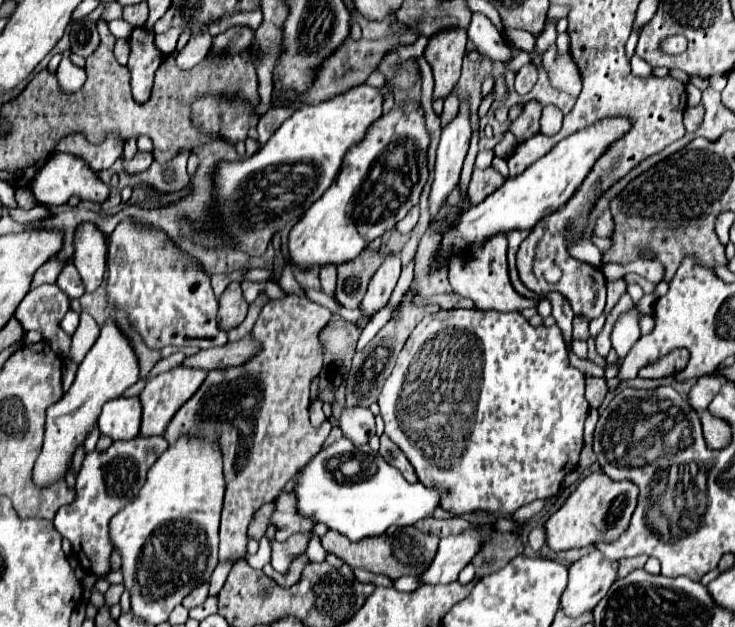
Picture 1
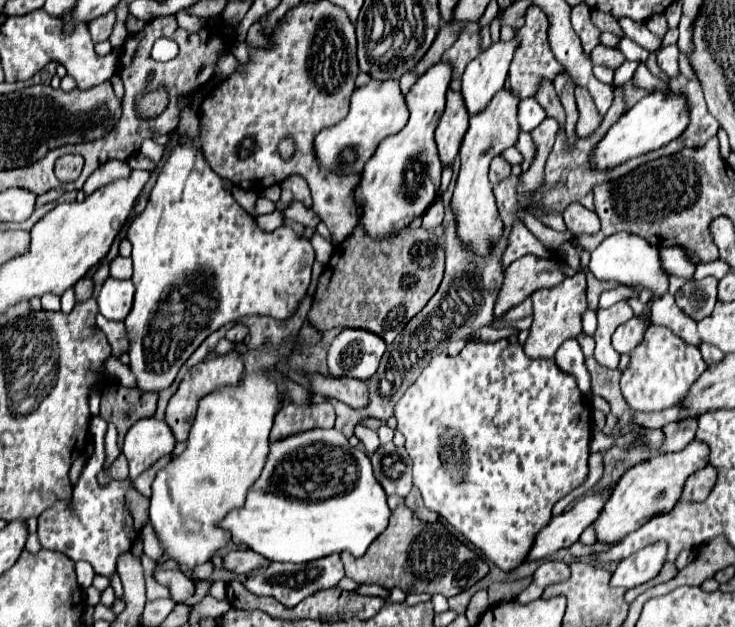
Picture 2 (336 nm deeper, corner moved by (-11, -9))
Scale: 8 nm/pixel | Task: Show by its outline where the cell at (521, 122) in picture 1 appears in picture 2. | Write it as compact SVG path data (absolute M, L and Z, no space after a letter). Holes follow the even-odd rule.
M502 157L492 159L492 165L490 165L490 183L498 185L506 177L510 177L510 163L506 163Z

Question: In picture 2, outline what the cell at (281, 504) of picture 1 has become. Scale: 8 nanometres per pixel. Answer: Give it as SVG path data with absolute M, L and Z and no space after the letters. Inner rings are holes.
M236 549L236 551L230 551L224 557L224 567L238 573L238 575L240 573L250 573L250 571L254 571L258 567L266 567L268 563L270 561L264 555L260 555L260 553L252 551L252 549Z

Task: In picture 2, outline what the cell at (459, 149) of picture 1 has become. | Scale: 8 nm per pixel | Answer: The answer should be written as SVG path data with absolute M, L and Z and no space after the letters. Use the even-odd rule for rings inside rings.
M516 39L504 43L504 41L498 41L494 45L490 45L486 51L482 51L476 59L472 59L462 75L462 97L464 97L464 103L466 103L466 109L470 115L478 115L482 113L488 103L492 101L492 97L504 89L504 81L506 81L506 75L508 75L508 67L510 67L510 61L512 61L512 55L514 55L514 49L516 49Z

